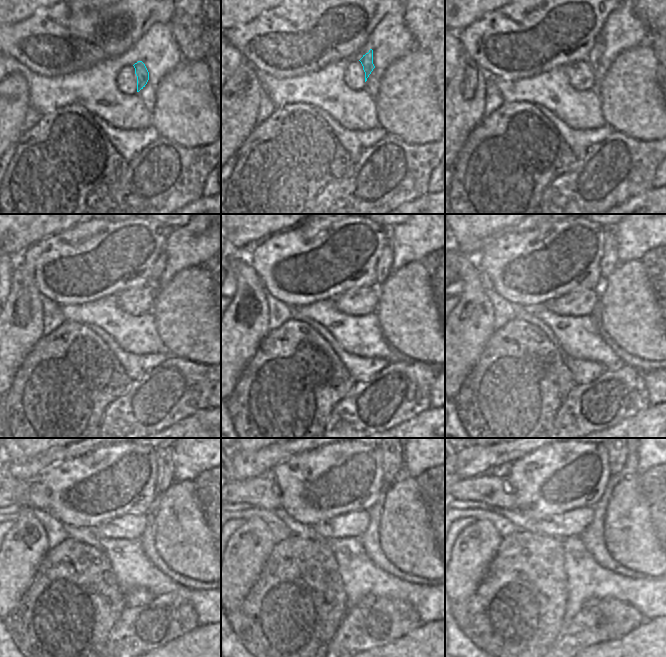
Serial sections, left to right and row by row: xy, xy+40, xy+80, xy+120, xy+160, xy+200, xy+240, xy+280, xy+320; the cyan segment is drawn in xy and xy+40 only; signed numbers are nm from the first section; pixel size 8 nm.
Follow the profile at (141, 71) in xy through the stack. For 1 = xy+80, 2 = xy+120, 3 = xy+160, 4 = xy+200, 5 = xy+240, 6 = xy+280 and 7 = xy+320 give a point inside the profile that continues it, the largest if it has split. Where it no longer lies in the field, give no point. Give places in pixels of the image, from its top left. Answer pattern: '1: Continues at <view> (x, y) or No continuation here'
1: Continues at xy+80 (598, 48)
2: Continues at xy+120 (159, 264)
3: Continues at xy+160 (384, 263)
4: Continues at xy+200 (608, 262)
5: Continues at xy+240 (164, 458)
6: Continues at xy+280 (391, 458)
7: Continues at xy+320 (617, 458)

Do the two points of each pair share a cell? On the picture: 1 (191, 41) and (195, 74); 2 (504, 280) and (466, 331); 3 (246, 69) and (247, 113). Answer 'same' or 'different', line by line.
1: different
2: different
3: same

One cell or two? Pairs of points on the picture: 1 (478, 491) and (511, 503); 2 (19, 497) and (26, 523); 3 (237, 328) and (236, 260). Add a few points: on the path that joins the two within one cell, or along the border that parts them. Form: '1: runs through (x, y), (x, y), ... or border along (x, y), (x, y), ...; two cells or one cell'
1: runs through (486, 497), (503, 498); one cell
2: border along (20, 505), (29, 505), (35, 508); two cells
3: runs through (244, 311), (244, 277); one cell

